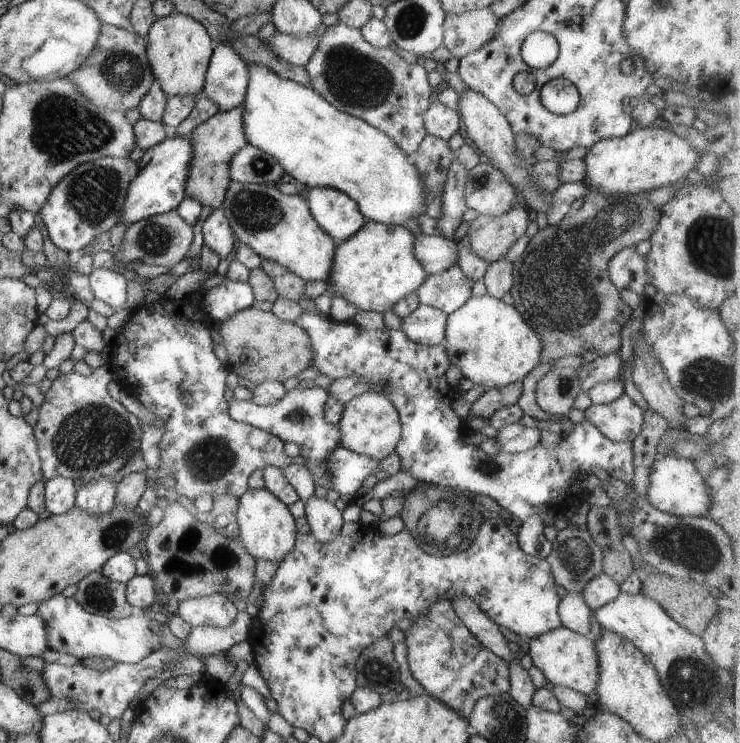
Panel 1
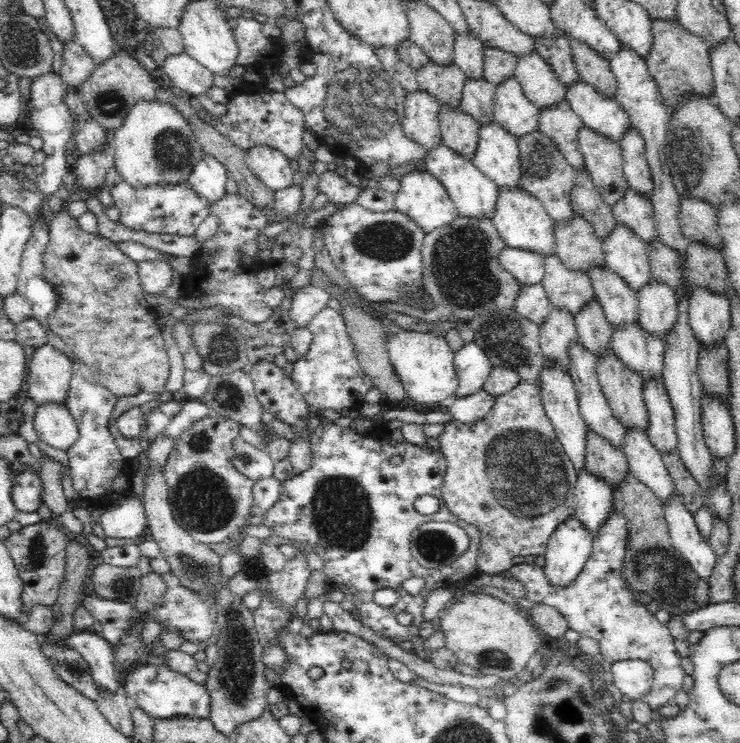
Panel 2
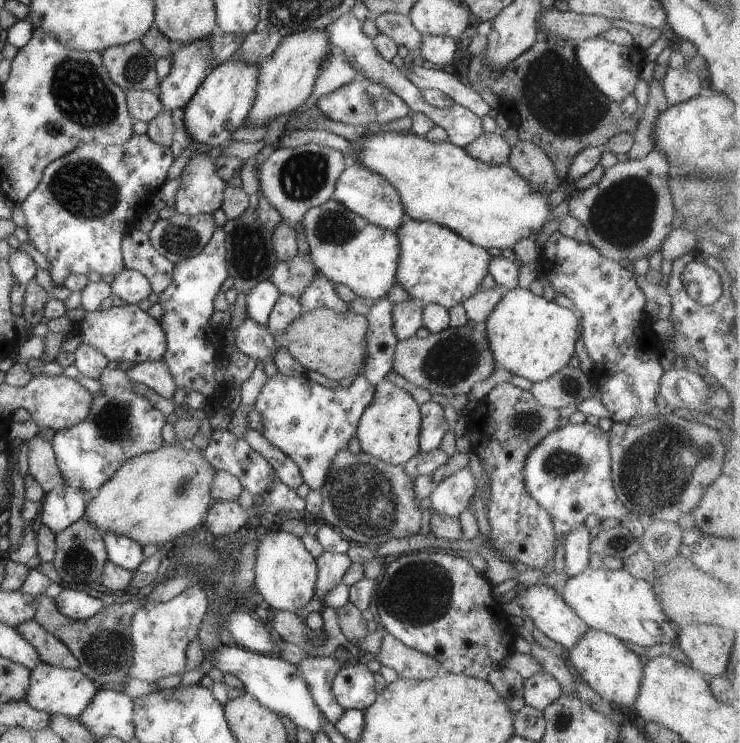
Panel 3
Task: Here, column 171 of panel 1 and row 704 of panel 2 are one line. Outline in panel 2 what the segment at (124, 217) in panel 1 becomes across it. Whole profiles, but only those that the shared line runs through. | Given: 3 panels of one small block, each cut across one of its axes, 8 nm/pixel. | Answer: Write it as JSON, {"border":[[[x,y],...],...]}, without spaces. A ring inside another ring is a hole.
{"border":[[[143,663],[140,667],[132,668],[125,673],[125,680],[120,681],[124,688],[124,695],[136,701],[136,706],[149,714],[153,719],[176,718],[209,718],[211,697],[205,684],[192,682],[186,675],[169,670],[168,667],[156,667]]]}

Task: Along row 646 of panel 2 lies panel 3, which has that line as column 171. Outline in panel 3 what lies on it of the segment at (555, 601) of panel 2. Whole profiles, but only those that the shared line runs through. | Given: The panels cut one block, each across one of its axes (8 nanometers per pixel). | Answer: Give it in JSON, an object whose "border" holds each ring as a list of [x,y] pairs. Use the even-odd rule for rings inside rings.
{"border":[[[201,583],[188,587],[170,602],[141,602],[130,624],[134,654],[128,677],[152,684],[186,672],[186,652],[190,642],[198,638],[207,604]]]}

